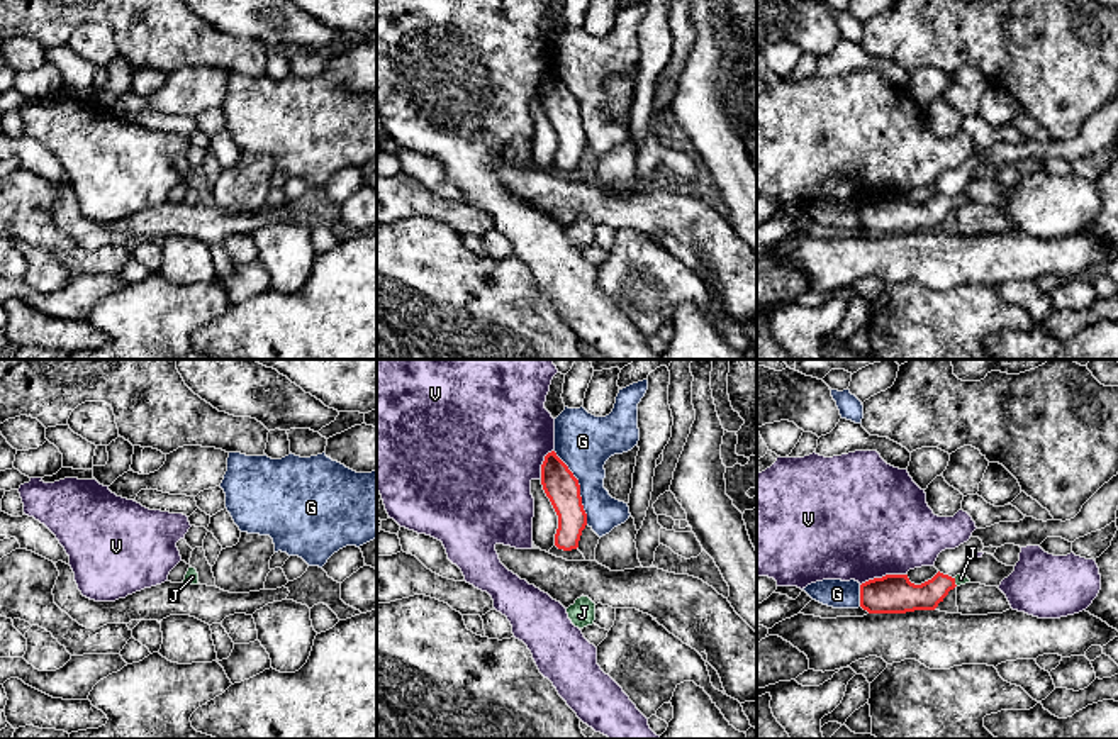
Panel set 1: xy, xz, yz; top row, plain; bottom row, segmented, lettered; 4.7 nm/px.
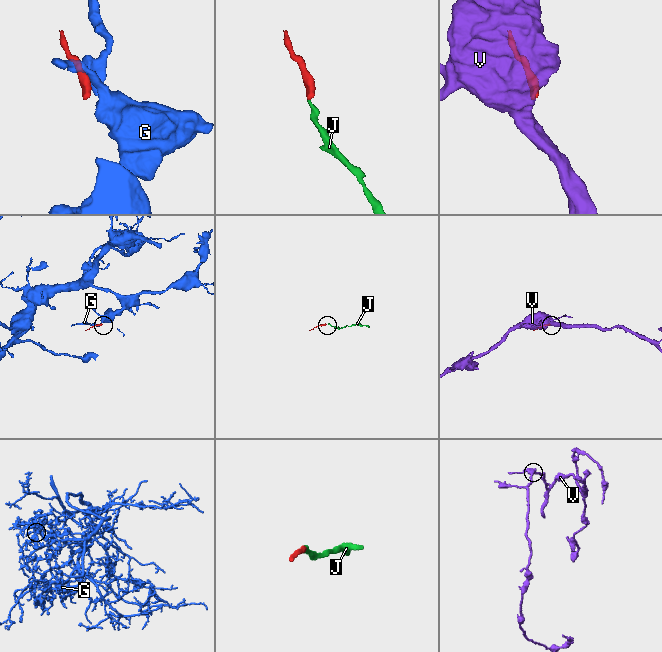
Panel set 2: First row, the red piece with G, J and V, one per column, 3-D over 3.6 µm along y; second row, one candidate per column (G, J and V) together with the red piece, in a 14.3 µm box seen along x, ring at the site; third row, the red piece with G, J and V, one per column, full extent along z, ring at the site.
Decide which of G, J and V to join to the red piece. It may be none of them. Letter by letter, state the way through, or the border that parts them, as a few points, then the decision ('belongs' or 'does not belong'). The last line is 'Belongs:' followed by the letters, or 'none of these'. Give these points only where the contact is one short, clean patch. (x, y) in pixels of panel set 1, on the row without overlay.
G: border along xz (553, 72), (577, 100), (587, 144); does not belong
J: runs through yz (903, 216), (928, 216), (954, 202), (961, 199); belongs
V: does not belong
Belongs: J

